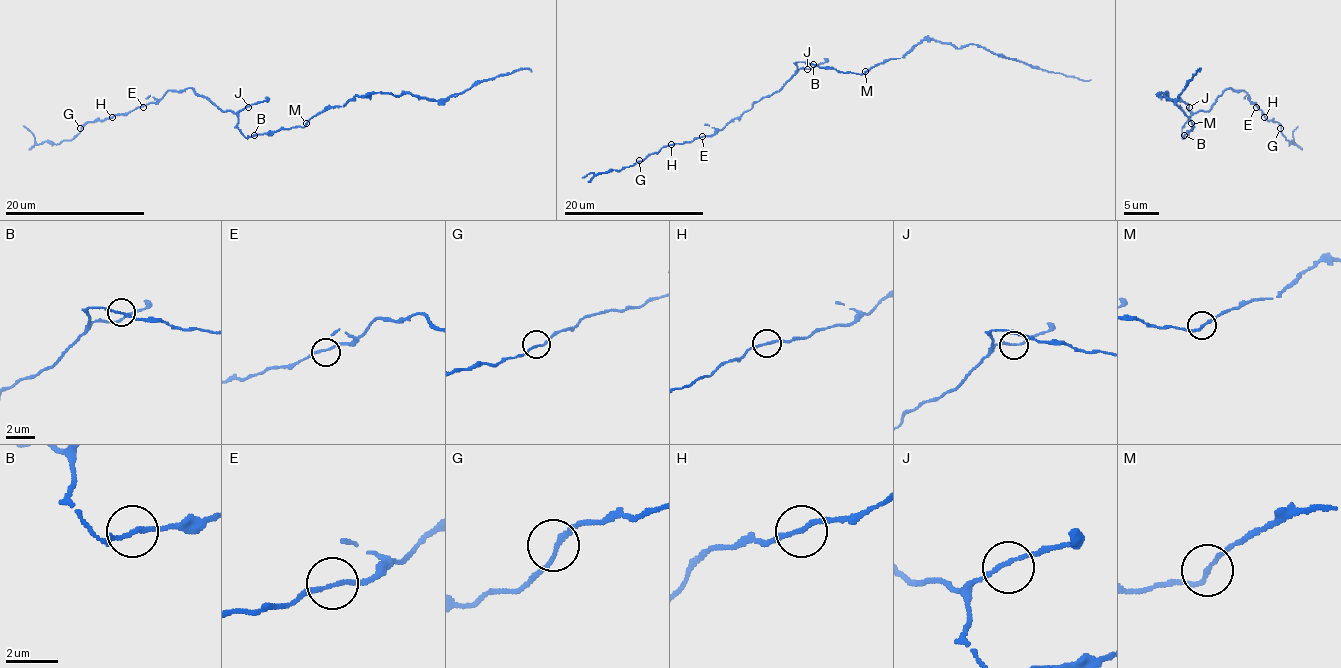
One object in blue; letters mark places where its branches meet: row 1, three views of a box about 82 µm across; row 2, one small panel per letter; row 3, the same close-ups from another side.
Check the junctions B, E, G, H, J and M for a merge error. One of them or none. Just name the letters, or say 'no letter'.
M

